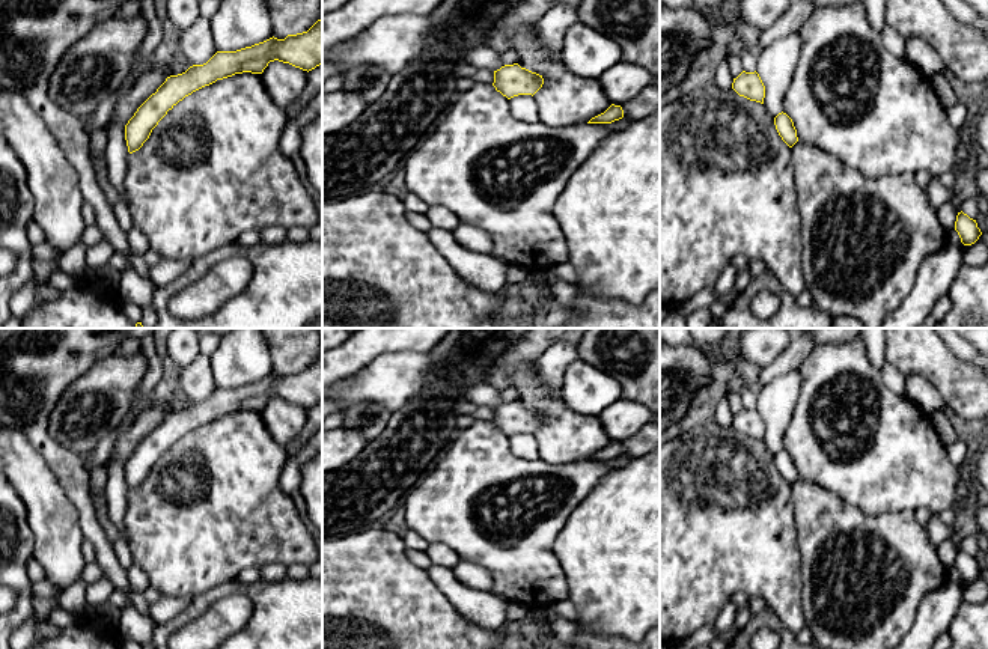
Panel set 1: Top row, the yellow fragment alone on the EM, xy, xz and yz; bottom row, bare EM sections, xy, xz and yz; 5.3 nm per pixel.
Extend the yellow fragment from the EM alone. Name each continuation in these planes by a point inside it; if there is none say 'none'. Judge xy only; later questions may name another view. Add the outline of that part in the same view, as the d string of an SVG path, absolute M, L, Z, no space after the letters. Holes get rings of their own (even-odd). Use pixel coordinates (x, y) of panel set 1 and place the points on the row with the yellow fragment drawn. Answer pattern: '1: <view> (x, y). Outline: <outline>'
none

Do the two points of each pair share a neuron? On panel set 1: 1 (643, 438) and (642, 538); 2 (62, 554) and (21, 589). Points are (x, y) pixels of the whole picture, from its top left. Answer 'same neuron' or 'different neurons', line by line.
1: different neurons
2: different neurons

